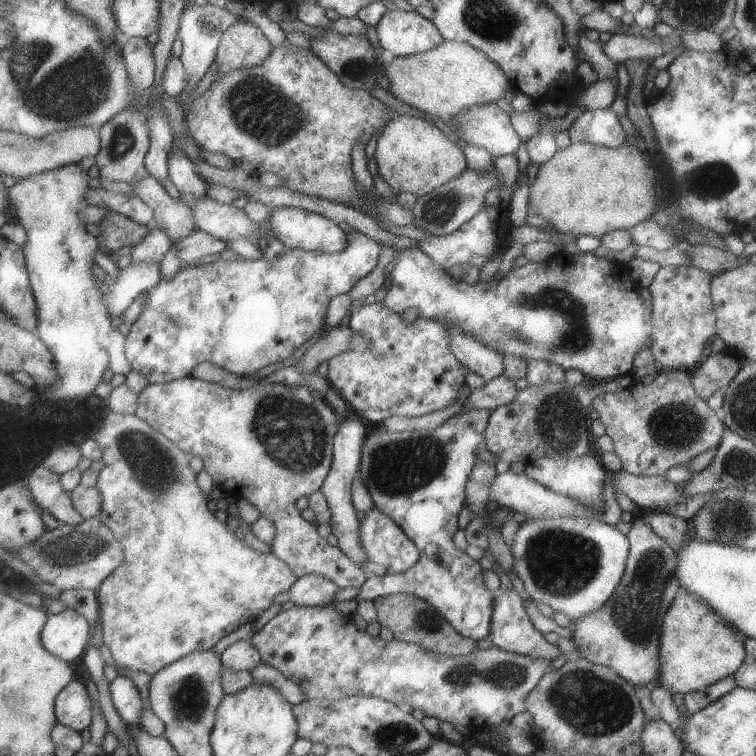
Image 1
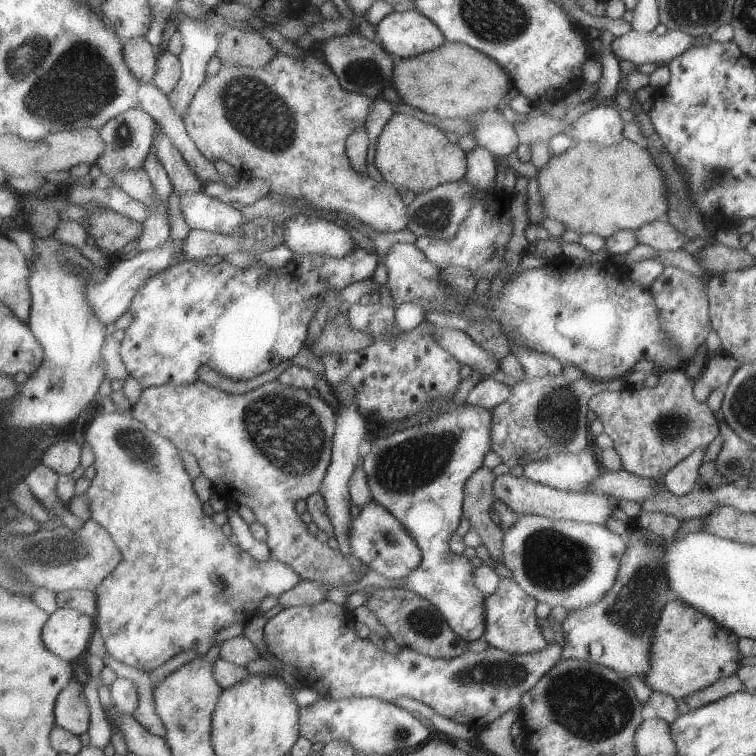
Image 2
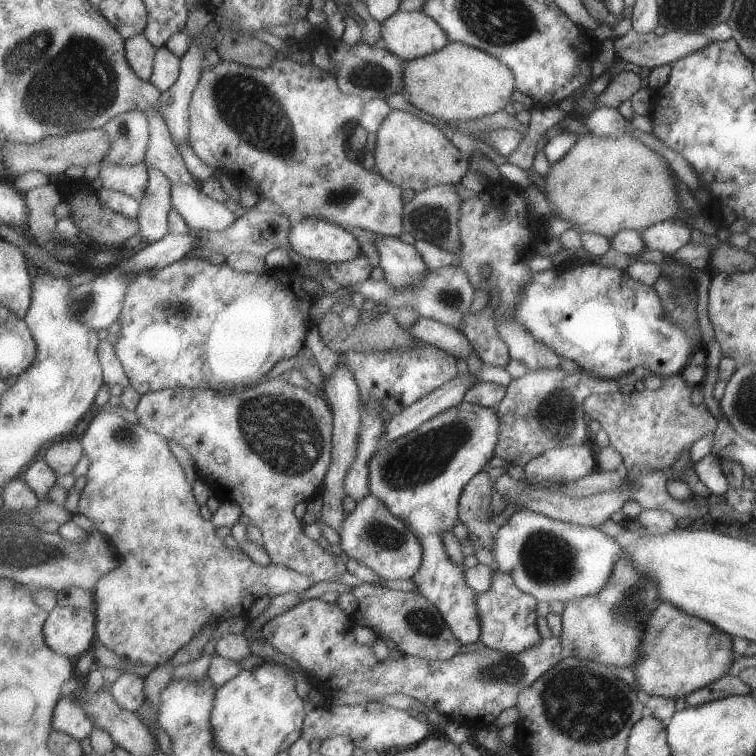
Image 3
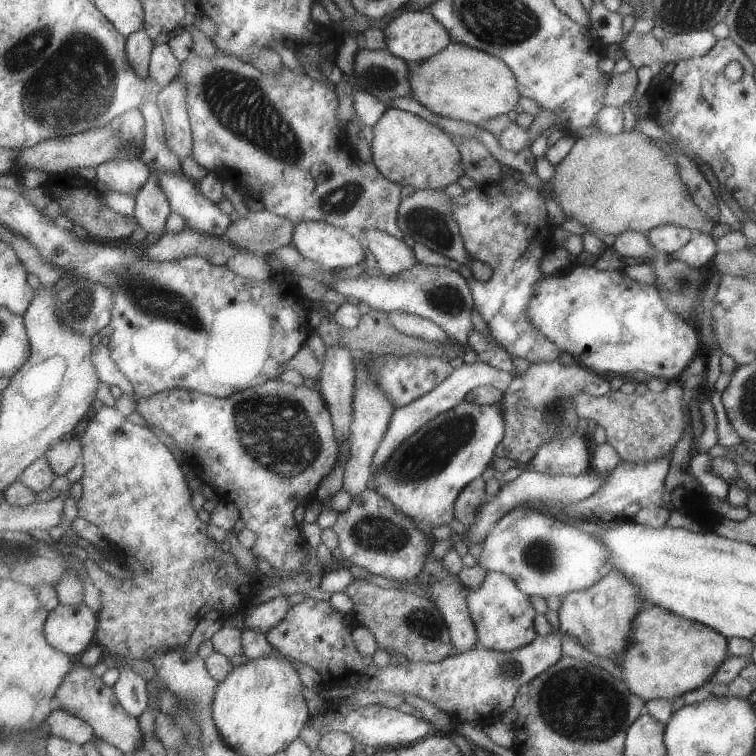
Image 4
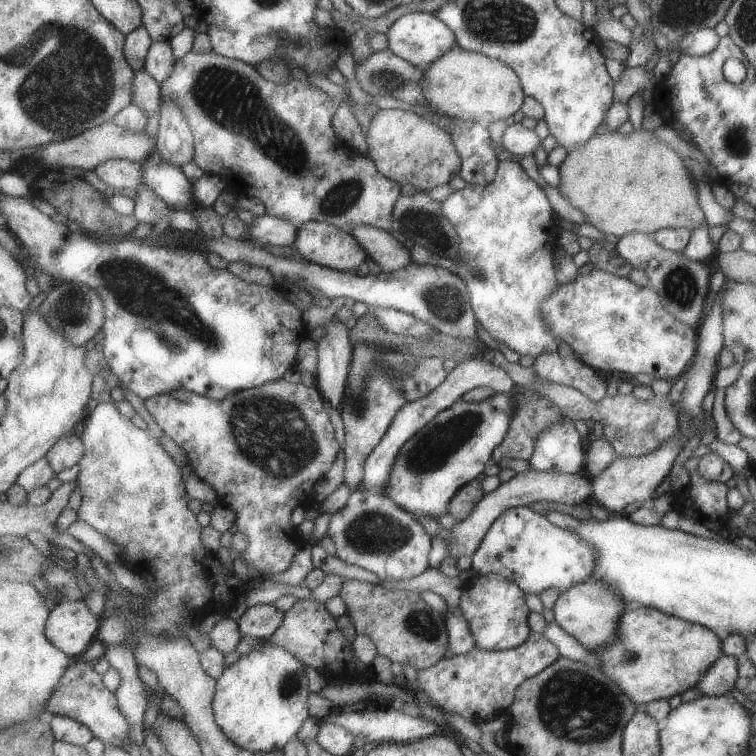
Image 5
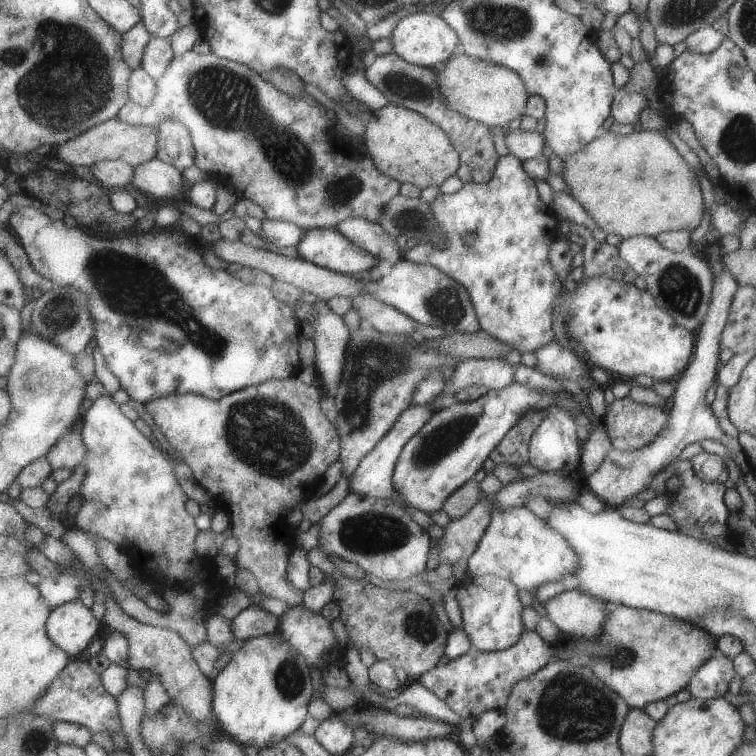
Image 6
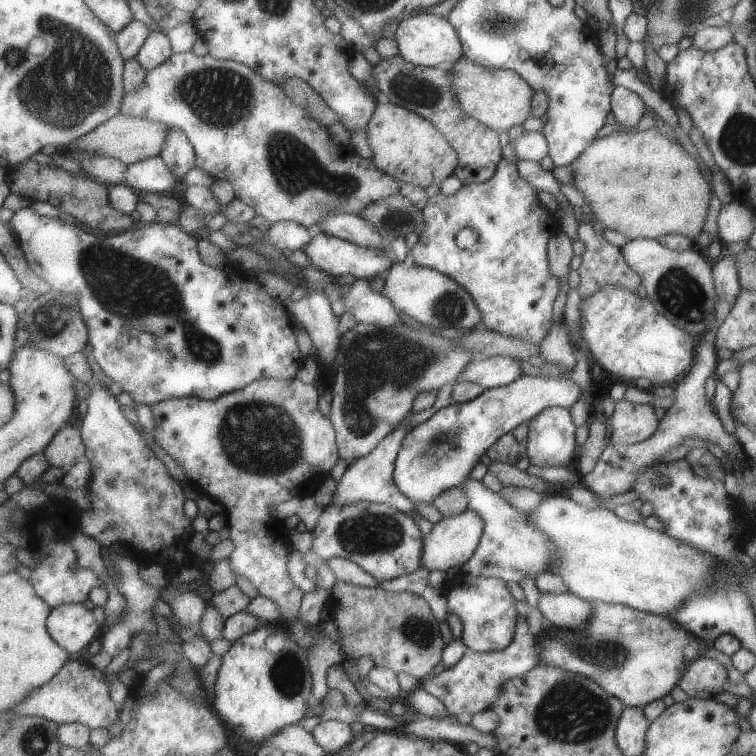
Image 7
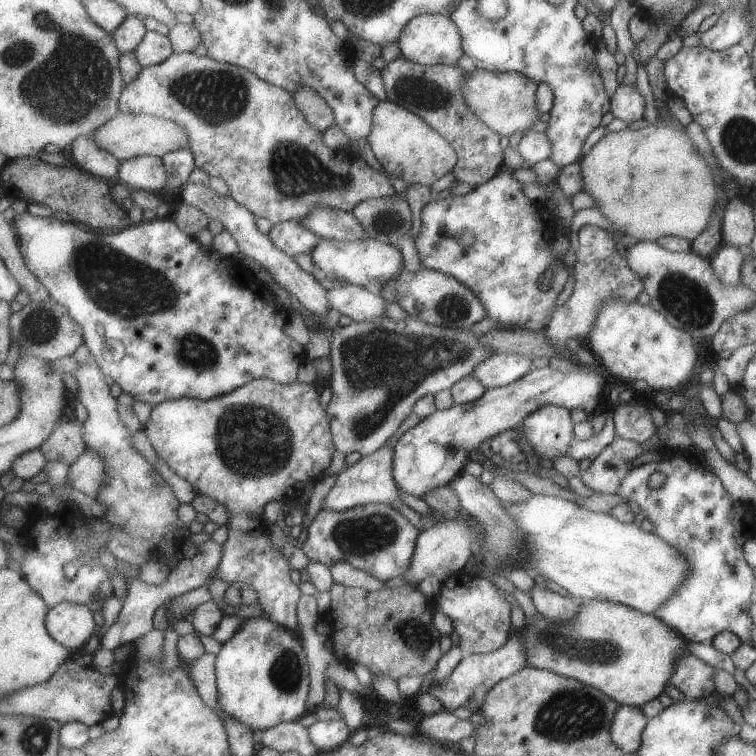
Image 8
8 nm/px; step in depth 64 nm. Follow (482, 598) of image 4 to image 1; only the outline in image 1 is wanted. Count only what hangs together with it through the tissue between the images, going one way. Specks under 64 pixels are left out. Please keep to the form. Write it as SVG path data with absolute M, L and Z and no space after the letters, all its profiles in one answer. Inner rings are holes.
M514 587L507 592L497 590L495 594L494 611L491 612L491 632L488 636L493 643L493 647L497 647L509 653L529 656L529 658L541 658L541 660L555 660L561 656L557 645L549 644L544 634L539 633L527 617L527 612L523 608L523 598L519 596L519 592Z

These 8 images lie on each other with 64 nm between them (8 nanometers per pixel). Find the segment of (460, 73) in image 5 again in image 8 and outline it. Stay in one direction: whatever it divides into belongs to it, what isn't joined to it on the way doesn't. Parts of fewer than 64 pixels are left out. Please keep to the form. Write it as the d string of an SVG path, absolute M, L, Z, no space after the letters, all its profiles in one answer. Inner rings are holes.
M475 67L467 72L467 82L463 86L467 106L483 120L483 122L499 134L511 136L515 132L529 131L531 124L539 119L539 112L535 108L535 89L538 84L529 80L519 72L489 72Z

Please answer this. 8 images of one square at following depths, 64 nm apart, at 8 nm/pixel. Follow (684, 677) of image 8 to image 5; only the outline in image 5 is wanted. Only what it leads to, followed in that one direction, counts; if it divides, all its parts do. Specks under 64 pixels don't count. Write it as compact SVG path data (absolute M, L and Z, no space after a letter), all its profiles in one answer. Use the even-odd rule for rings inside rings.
M721 654L695 687L705 696L721 696L729 694L737 677L737 658Z

